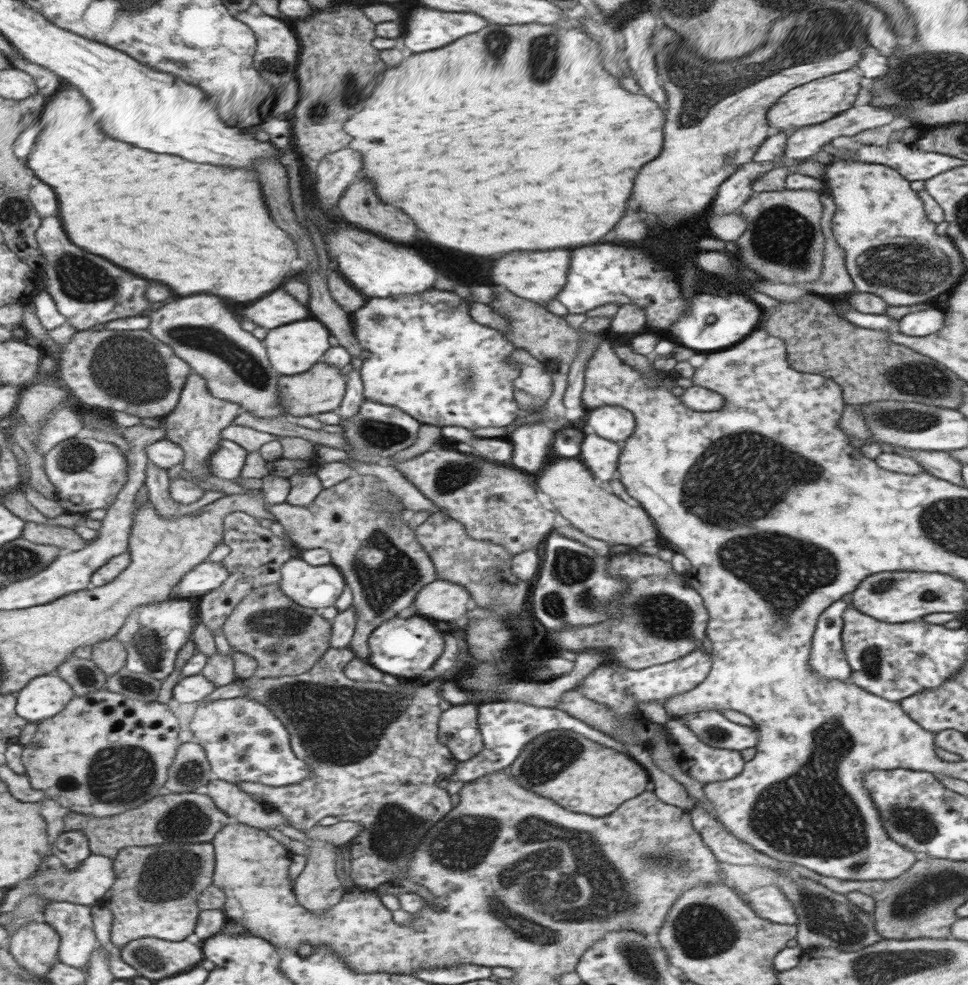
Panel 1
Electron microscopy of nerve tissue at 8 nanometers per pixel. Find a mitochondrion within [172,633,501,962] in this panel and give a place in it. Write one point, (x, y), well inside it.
(337, 724)

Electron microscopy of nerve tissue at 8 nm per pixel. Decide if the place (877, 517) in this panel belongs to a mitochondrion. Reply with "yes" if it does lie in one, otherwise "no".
no

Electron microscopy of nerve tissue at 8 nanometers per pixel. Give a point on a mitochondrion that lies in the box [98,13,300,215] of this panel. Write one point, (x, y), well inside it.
(271, 66)

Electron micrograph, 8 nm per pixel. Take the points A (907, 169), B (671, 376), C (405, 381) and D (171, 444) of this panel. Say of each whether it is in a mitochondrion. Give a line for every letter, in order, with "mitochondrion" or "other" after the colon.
A: other
B: other
C: other
D: other

